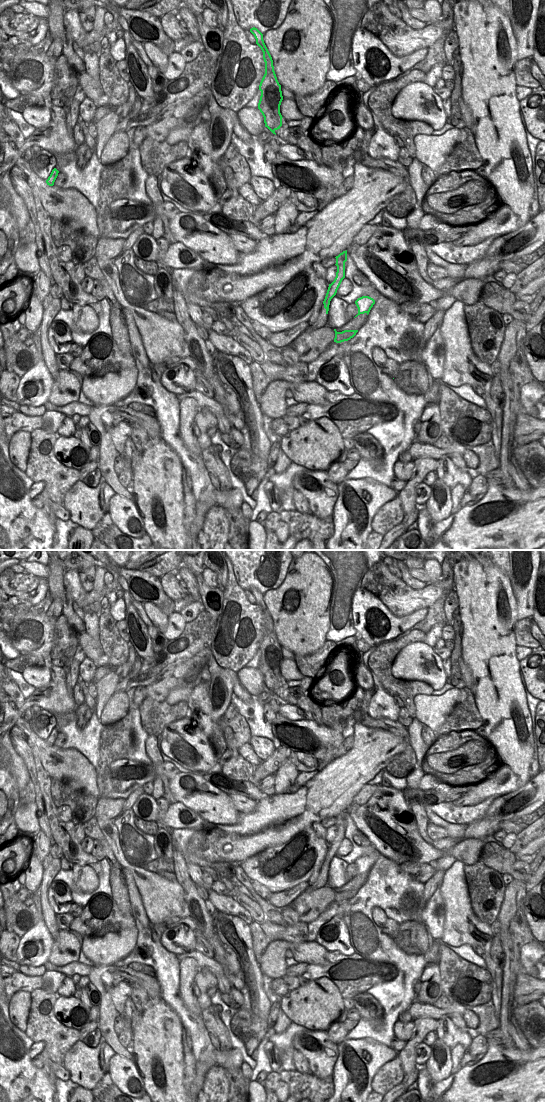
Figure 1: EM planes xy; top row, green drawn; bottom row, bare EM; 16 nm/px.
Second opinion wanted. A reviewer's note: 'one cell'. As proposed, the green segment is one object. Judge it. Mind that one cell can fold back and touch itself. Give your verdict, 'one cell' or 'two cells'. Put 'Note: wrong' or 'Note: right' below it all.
two cells
Note: wrong

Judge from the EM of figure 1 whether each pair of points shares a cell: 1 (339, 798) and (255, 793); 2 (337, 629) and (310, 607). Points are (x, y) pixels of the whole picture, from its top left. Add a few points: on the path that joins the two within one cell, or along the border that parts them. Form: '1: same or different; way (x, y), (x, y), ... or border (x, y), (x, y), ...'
1: different; border (268, 796), (257, 801)
2: different; border (332, 600), (329, 629), (325, 639)

